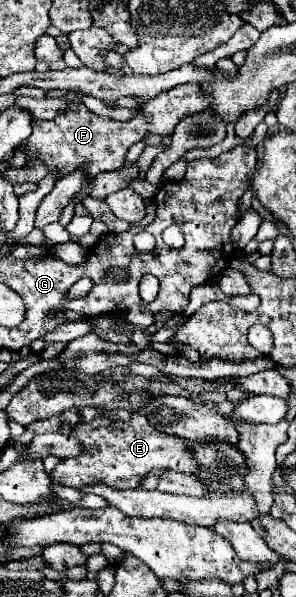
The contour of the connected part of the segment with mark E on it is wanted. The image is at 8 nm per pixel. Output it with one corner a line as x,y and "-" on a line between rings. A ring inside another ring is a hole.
134,412
130,420
120,422
120,420
98,420
90,424
80,426
80,436
86,438
82,440
82,454
76,458
62,460
56,470
52,472
52,480
82,490
84,486
92,482
102,482
102,484
112,484
114,488
140,488
144,478
150,472
156,470
176,470
182,474
196,474
198,472
198,462
190,450
190,444
184,442
178,436
168,436
164,432
156,432
146,420
144,414

